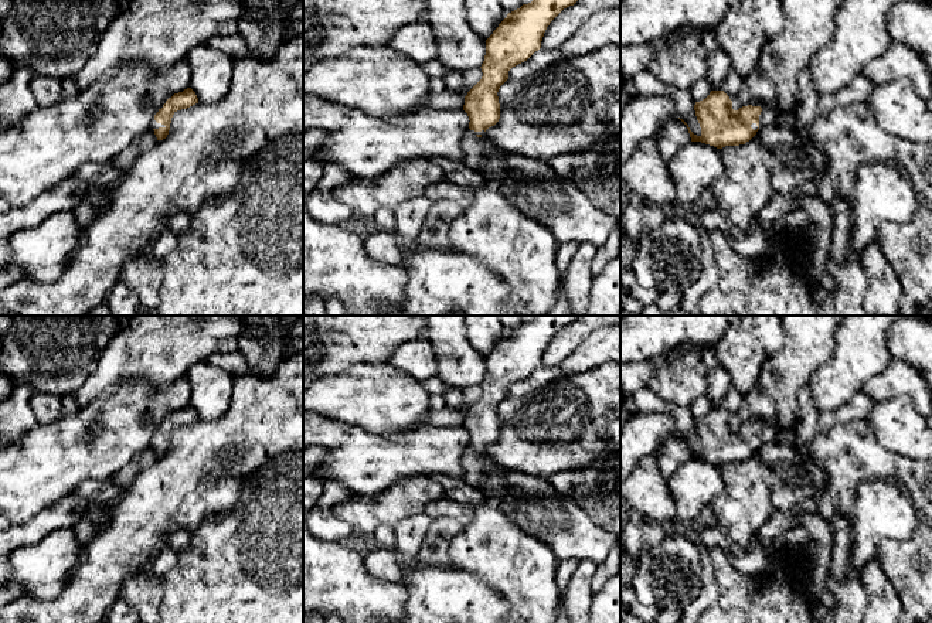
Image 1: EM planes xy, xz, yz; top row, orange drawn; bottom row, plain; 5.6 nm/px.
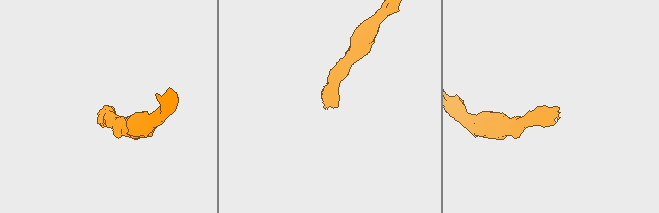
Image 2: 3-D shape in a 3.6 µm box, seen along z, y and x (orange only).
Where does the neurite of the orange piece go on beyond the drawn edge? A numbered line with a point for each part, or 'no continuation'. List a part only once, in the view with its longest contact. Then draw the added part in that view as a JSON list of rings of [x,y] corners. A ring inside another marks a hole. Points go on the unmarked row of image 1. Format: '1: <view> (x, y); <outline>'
1: yz (771, 432); [[[752,421],[761,423],[759,447],[765,443],[786,443],[795,446],[795,425],[792,428],[780,428],[775,422]]]

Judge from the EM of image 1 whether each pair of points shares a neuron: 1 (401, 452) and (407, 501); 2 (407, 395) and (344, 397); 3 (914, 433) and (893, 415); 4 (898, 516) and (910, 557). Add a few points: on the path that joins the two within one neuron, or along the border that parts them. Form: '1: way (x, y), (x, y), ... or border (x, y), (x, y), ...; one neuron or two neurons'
1: border (434, 476), (405, 477), (374, 496); two neurons
2: way (391, 397), (360, 397); one neuron
3: way (908, 428), (898, 419); one neuron
4: border (917, 527), (905, 540), (883, 540), (876, 555); two neurons

